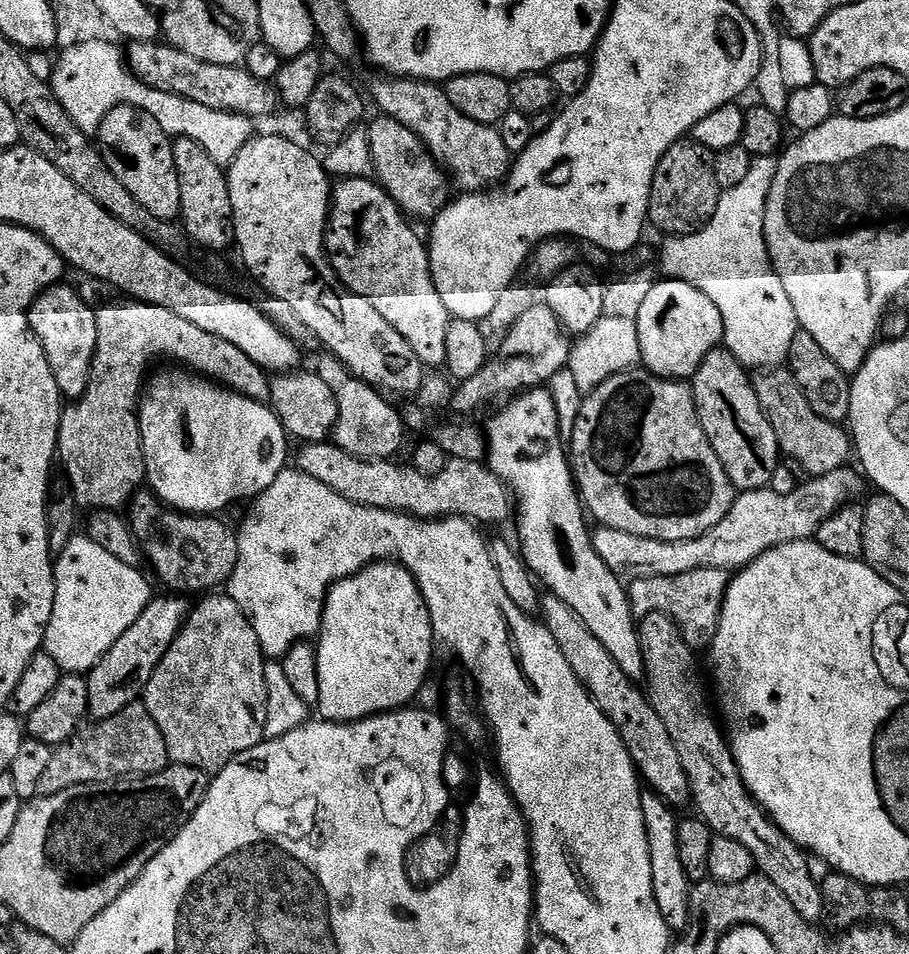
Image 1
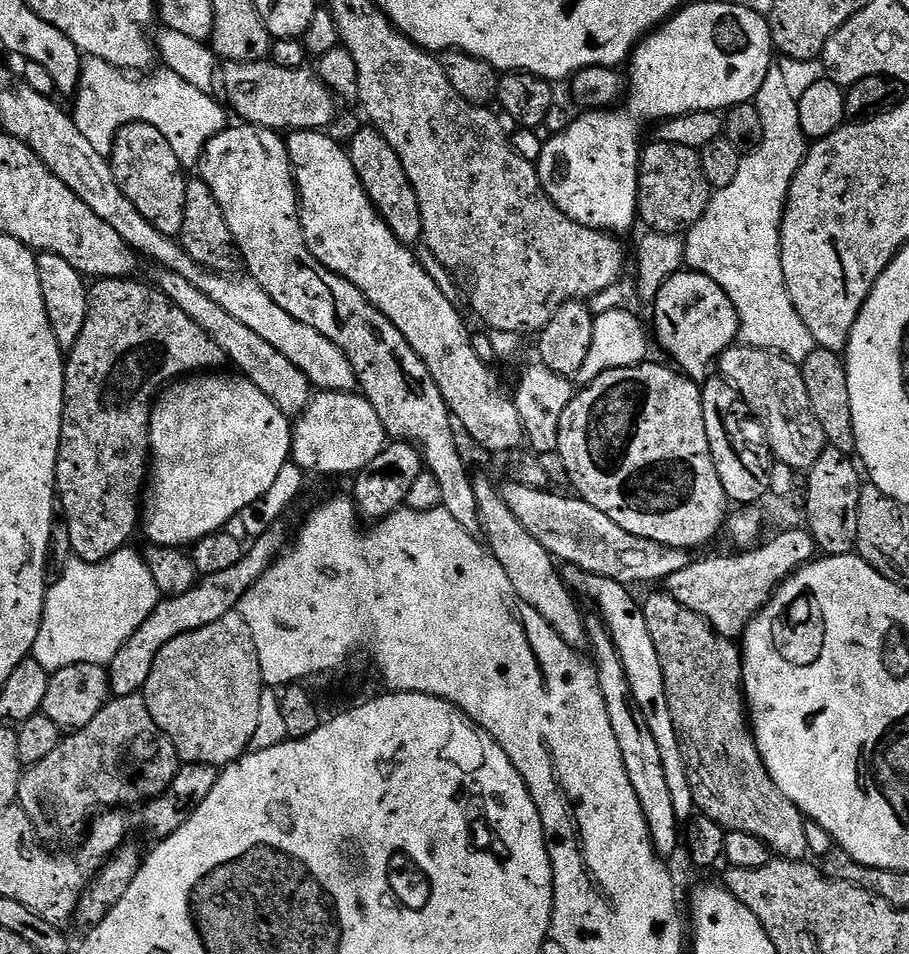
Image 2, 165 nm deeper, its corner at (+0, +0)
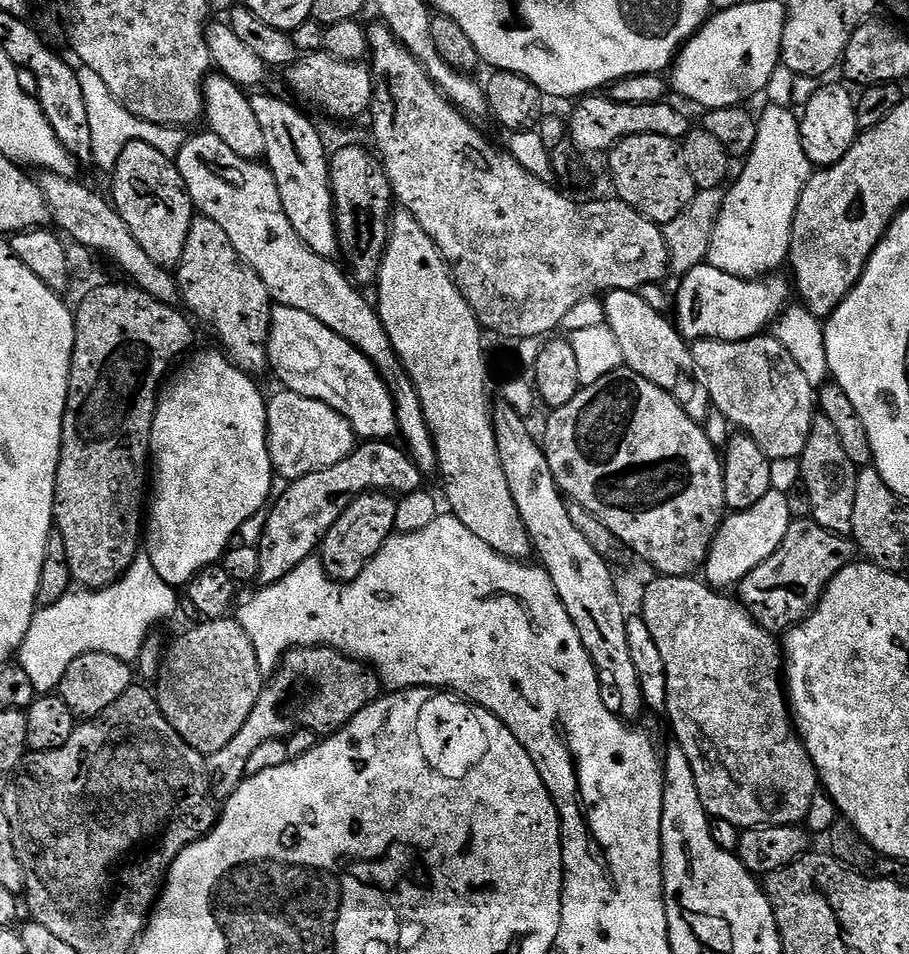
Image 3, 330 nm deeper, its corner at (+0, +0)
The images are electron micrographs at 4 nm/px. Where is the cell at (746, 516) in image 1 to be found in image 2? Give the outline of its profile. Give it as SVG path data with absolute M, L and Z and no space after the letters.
M511 482L505 483L505 485L502 488L502 495L506 506L510 506L510 514L514 514L514 518L518 518L518 522L522 522L522 526L526 526L526 530L530 530L530 534L534 534L534 538L538 538L538 542L542 542L542 546L546 546L546 550L553 558L560 562L565 560L563 562L565 565L580 568L595 576L617 580L619 584L625 586L632 586L632 583L644 584L647 580L667 581L670 574L678 574L678 570L686 570L686 566L690 562L689 553L685 549L667 548L658 542L638 538L634 534L622 530L622 526L618 526L618 522L606 518L606 514L602 514L602 510L594 510L594 506L590 506L590 502L581 500L575 494L559 496L558 493L552 492L553 490L548 488L531 488Z

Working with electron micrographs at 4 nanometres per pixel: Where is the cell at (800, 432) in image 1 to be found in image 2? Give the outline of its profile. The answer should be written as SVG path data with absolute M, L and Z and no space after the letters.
M742 343L720 355L719 367L719 375L736 387L736 393L752 412L756 411L764 419L768 444L775 459L793 470L812 468L824 453L826 441L822 426L811 409L801 369L778 352L767 352Z

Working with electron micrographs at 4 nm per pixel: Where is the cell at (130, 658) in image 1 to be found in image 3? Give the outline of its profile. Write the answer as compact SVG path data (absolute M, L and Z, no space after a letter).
M369 440L357 446L335 466L326 466L326 470L314 470L314 474L306 474L306 478L291 481L286 494L271 505L265 533L258 545L261 585L277 584L286 578L286 574L290 574L290 570L313 559L334 522L342 518L346 506L350 506L354 498L363 492L375 490L402 497L425 487L425 473L421 472L403 447L395 448L394 445L386 440Z

